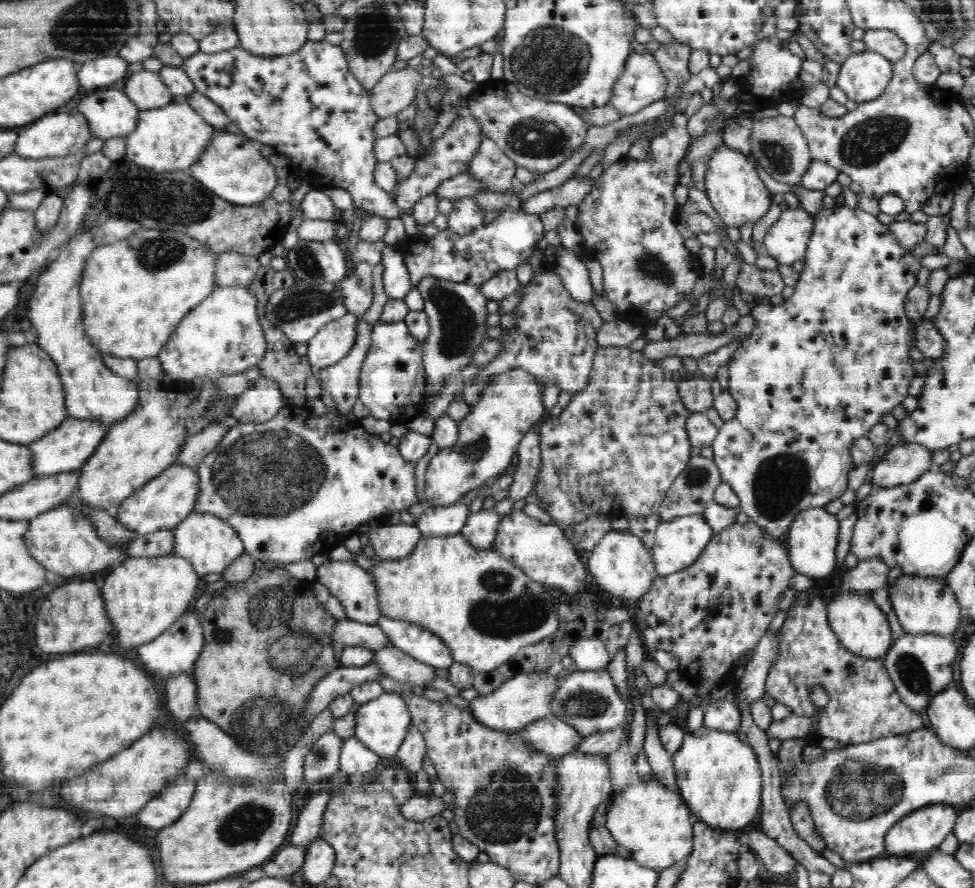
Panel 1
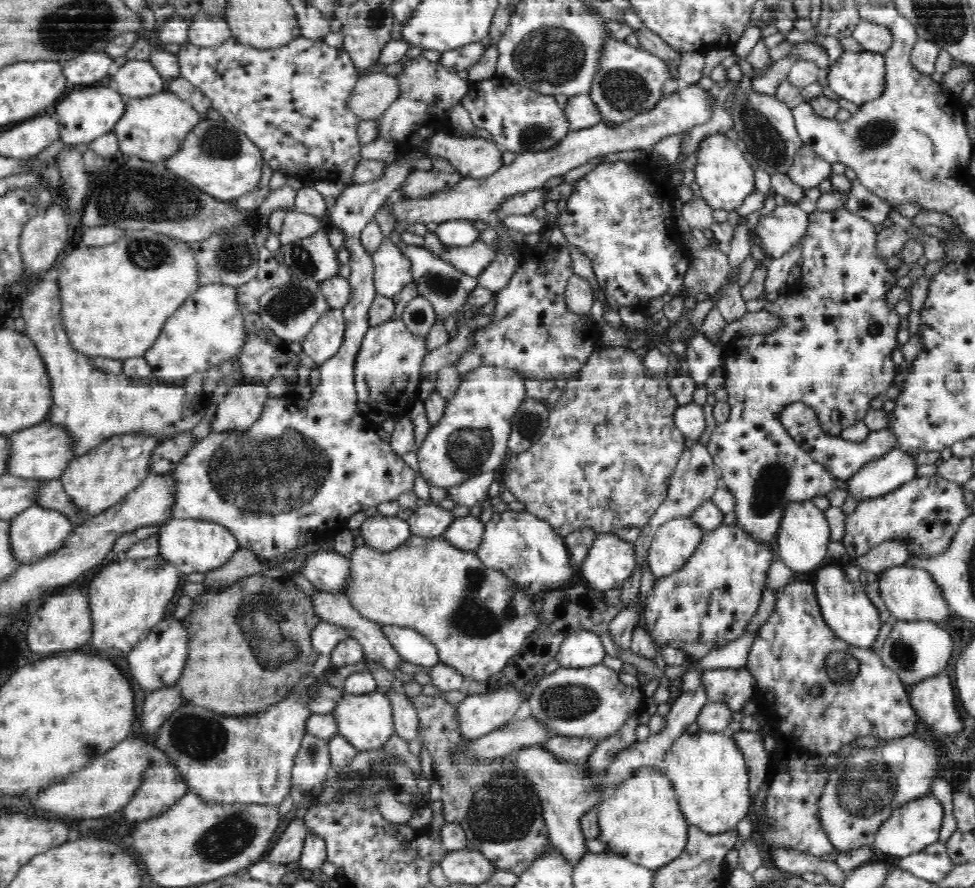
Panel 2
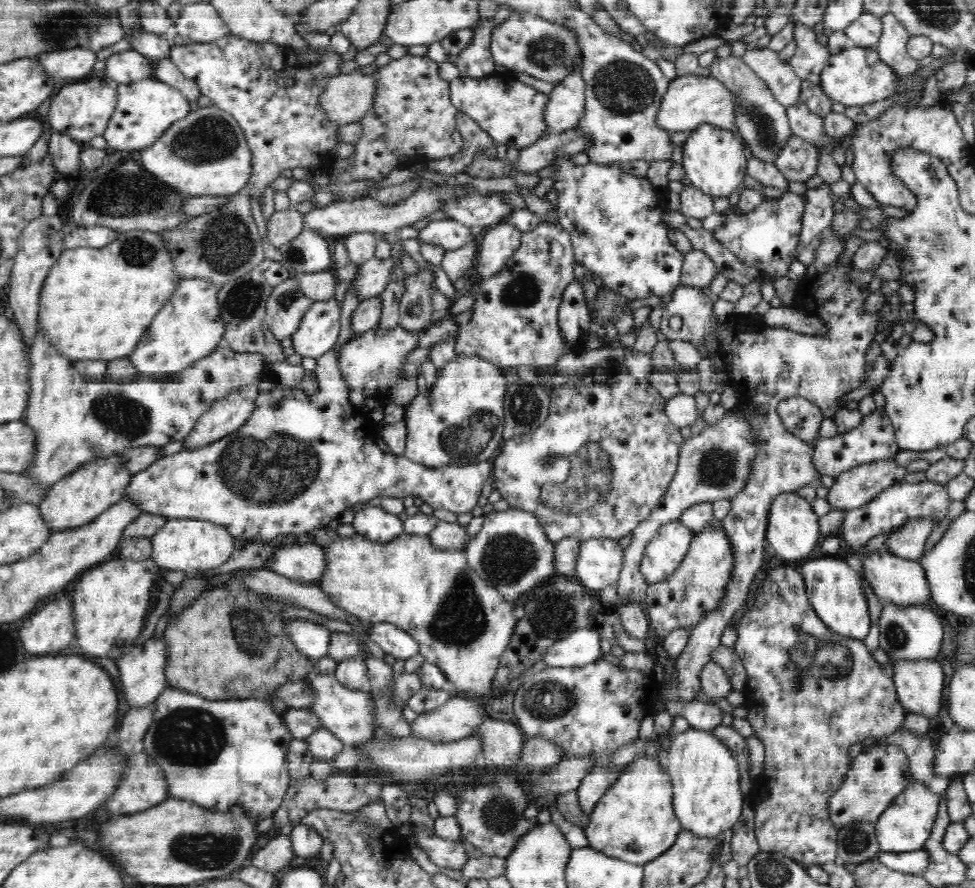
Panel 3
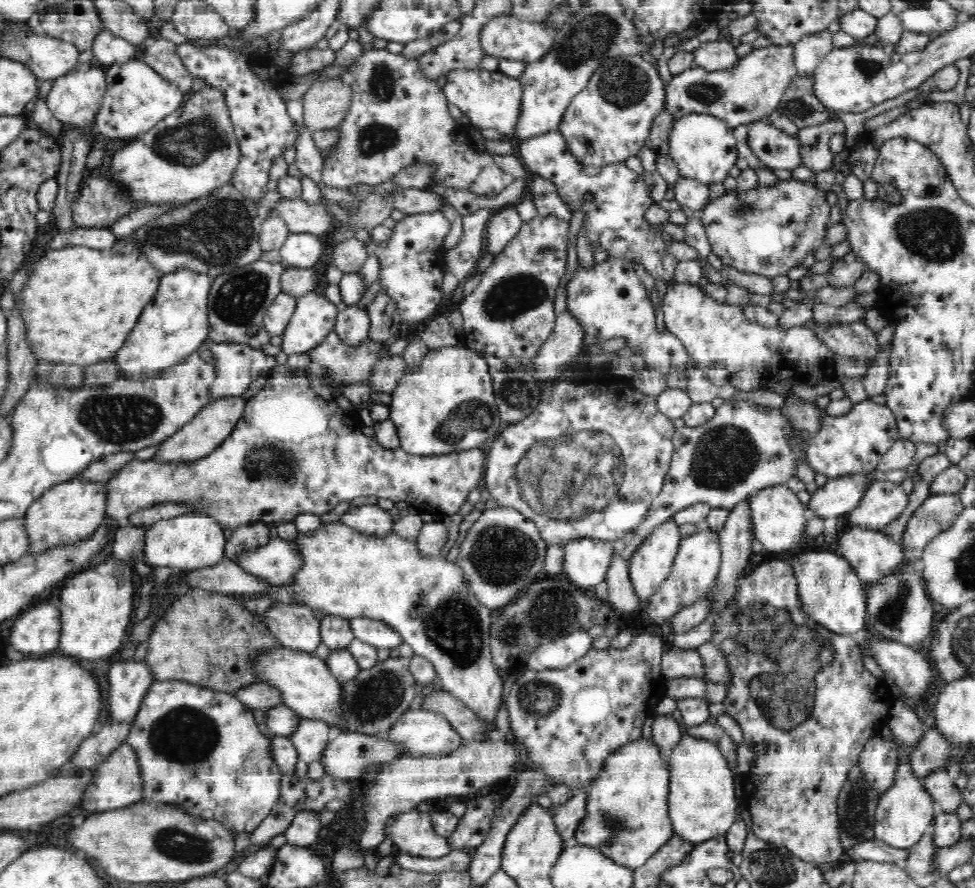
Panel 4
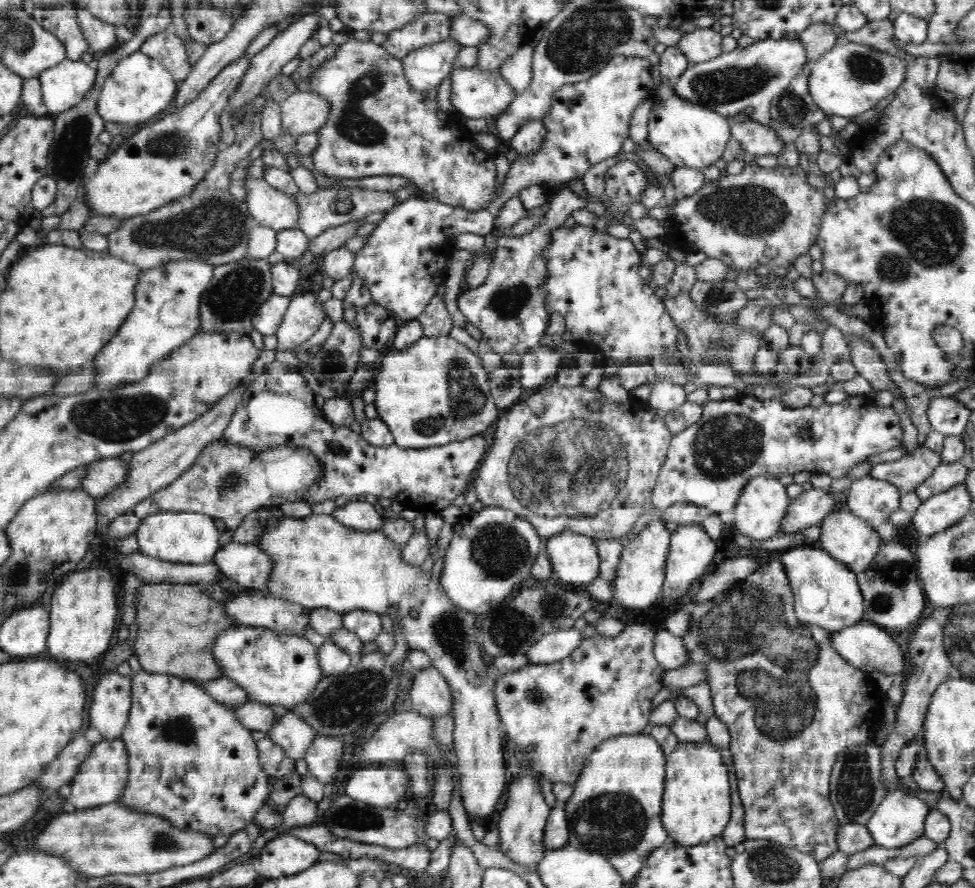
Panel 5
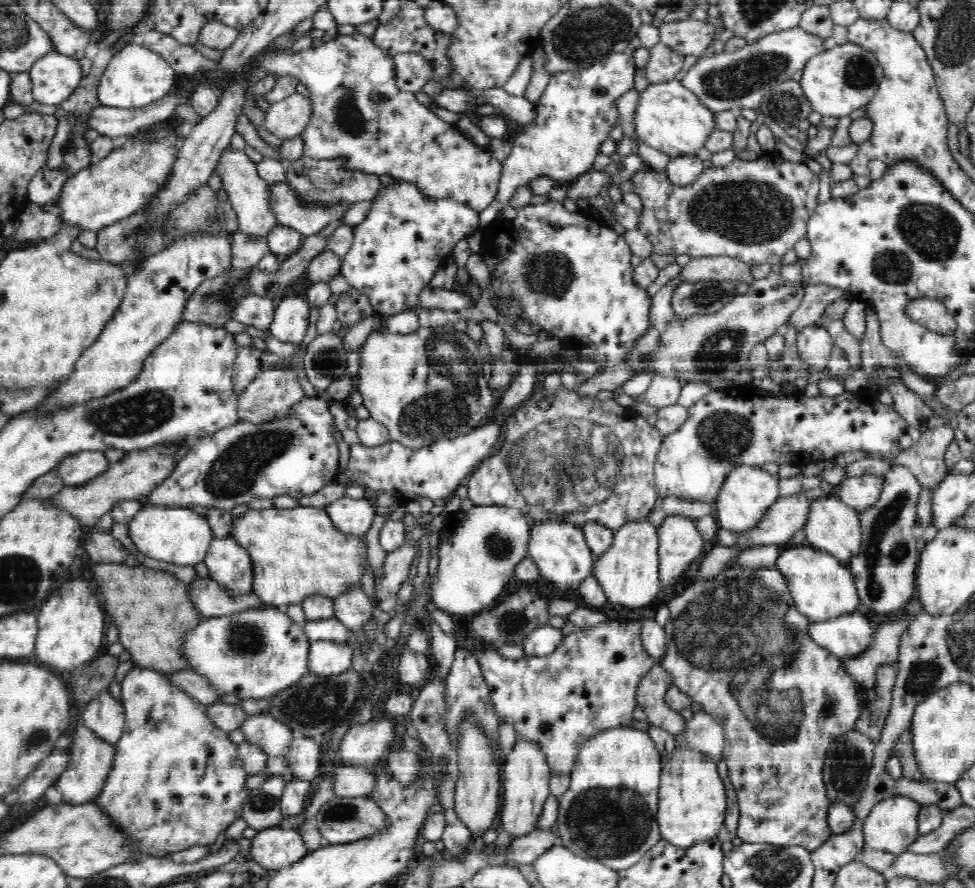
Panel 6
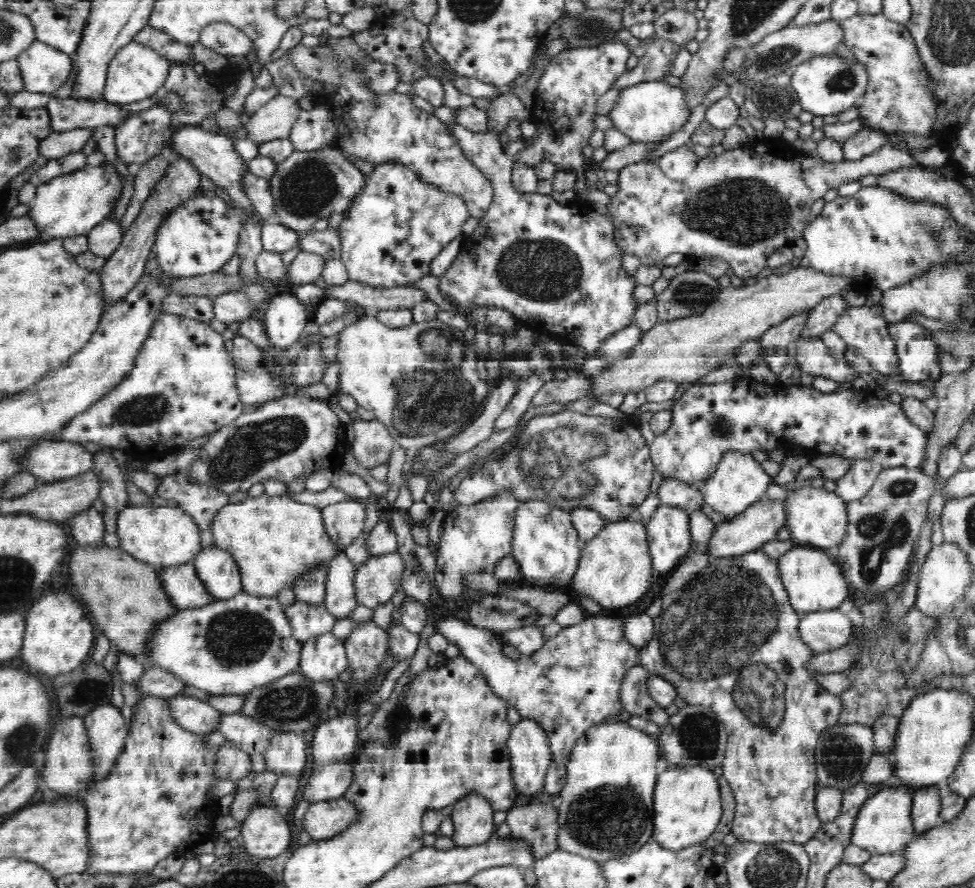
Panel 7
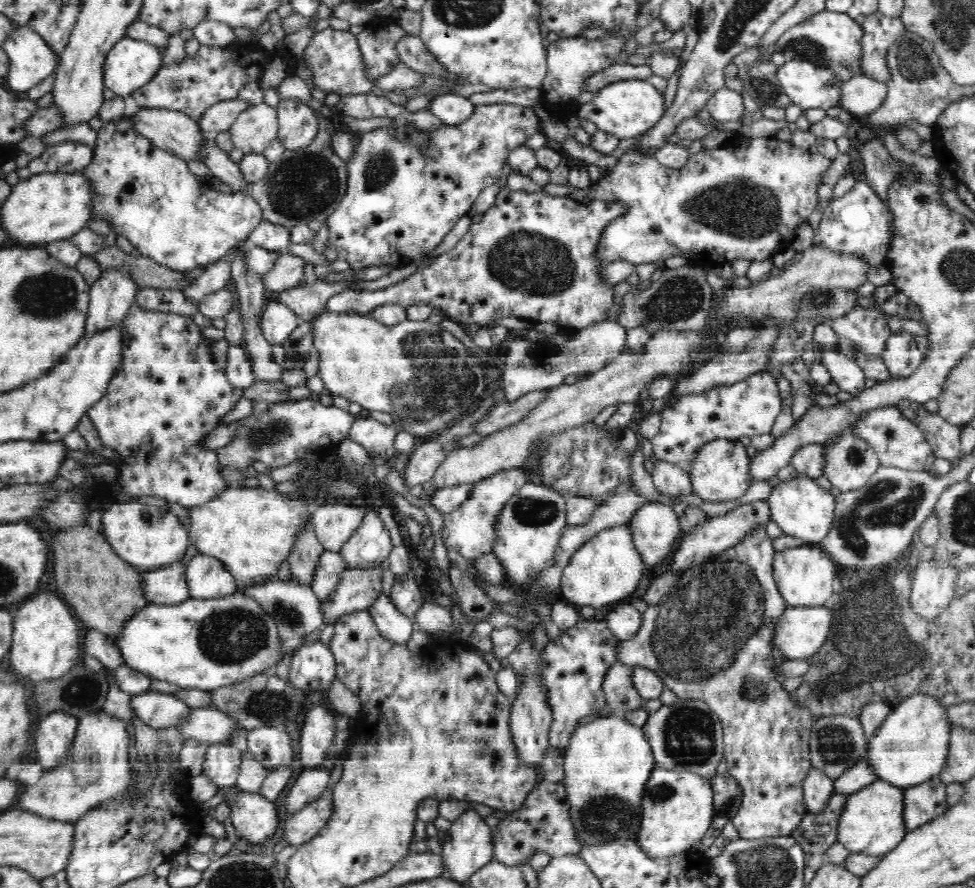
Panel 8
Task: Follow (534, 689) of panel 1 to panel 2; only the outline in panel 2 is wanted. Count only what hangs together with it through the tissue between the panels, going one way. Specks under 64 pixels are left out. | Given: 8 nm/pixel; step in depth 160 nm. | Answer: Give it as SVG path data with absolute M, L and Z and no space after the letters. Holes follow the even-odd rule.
M510 685L486 694L471 694L458 706L458 727L463 738L480 738L512 721L524 696Z

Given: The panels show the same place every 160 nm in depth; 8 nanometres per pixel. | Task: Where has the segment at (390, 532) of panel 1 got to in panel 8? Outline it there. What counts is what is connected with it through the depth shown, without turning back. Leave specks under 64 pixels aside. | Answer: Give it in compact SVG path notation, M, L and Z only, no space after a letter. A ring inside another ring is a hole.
M324 502L313 506L310 520L318 542L325 550L339 552L361 525L366 513L358 503Z

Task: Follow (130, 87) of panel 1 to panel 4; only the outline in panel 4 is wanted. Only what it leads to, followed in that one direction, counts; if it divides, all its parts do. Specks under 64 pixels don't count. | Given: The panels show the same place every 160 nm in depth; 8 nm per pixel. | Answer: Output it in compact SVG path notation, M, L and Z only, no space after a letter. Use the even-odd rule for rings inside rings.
M106 29L97 32L90 49L96 60L107 67L139 58L141 53L140 47Z

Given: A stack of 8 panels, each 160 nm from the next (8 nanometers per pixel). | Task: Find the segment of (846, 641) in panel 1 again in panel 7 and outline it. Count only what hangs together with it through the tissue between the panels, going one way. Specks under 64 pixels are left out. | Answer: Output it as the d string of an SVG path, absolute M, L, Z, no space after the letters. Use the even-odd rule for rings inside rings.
M792 547L781 554L777 560L777 567L789 601L794 610L800 614L832 610L832 608L838 608L848 598L848 584L844 584L844 572L835 556L830 556L827 550Z

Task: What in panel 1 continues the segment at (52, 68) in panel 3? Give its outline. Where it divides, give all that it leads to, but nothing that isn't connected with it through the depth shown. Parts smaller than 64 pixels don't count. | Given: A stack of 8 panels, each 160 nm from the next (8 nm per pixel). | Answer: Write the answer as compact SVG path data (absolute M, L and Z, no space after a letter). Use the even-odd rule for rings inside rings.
M119 54L95 58L92 62L78 65L77 79L82 88L104 88L116 80L124 80L128 61Z

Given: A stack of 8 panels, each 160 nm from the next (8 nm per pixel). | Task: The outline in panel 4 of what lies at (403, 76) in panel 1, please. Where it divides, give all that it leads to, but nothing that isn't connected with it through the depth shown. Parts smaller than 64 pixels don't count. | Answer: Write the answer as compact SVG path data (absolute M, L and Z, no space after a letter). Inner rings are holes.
M341 78L318 79L309 87L302 97L303 121L311 131L337 128L344 121L349 106L353 102L353 89L346 86Z

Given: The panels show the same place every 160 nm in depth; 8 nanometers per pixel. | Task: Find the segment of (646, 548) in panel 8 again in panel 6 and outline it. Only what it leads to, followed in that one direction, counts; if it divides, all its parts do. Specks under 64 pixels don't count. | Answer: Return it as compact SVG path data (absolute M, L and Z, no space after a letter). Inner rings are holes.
M666 515L658 527L659 581L674 586L692 562L704 556L704 538L694 520Z

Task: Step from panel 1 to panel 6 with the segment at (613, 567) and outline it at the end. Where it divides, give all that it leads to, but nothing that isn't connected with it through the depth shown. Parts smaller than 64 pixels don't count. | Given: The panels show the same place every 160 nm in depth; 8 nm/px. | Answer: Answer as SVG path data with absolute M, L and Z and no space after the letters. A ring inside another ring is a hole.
M563 520L562 522L534 521L531 526L527 557L537 564L539 576L543 576L563 590L568 590L591 576L596 558L578 525Z

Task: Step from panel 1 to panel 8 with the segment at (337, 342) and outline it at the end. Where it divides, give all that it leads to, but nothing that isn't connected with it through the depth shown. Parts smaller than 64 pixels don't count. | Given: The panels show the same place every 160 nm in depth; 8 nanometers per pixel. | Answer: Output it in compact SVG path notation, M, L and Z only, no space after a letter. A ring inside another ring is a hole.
M275 301L264 308L259 325L264 338L278 349L300 323L298 315L286 304Z

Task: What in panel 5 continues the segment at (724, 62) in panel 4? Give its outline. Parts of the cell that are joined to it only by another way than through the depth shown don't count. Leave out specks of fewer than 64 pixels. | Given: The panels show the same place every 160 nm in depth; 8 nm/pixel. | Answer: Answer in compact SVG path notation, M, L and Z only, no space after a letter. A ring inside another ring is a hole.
M700 27L692 32L684 33L677 47L689 61L706 62L723 53L722 37L719 32L712 30L712 27Z

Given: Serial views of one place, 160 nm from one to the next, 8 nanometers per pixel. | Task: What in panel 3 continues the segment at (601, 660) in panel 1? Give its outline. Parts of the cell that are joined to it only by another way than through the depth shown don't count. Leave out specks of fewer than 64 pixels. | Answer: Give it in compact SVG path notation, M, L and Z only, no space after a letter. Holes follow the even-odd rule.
M580 629L557 640L544 654L549 668L585 666L602 658L600 633L594 629Z

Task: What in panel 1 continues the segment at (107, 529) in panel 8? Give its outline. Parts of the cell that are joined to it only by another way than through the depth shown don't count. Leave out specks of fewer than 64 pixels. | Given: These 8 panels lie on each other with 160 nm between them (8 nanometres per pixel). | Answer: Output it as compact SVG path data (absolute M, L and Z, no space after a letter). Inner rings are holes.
M192 512L180 525L173 528L172 553L189 560L200 576L221 573L244 552L245 548L237 530L226 519L218 518L217 515Z

